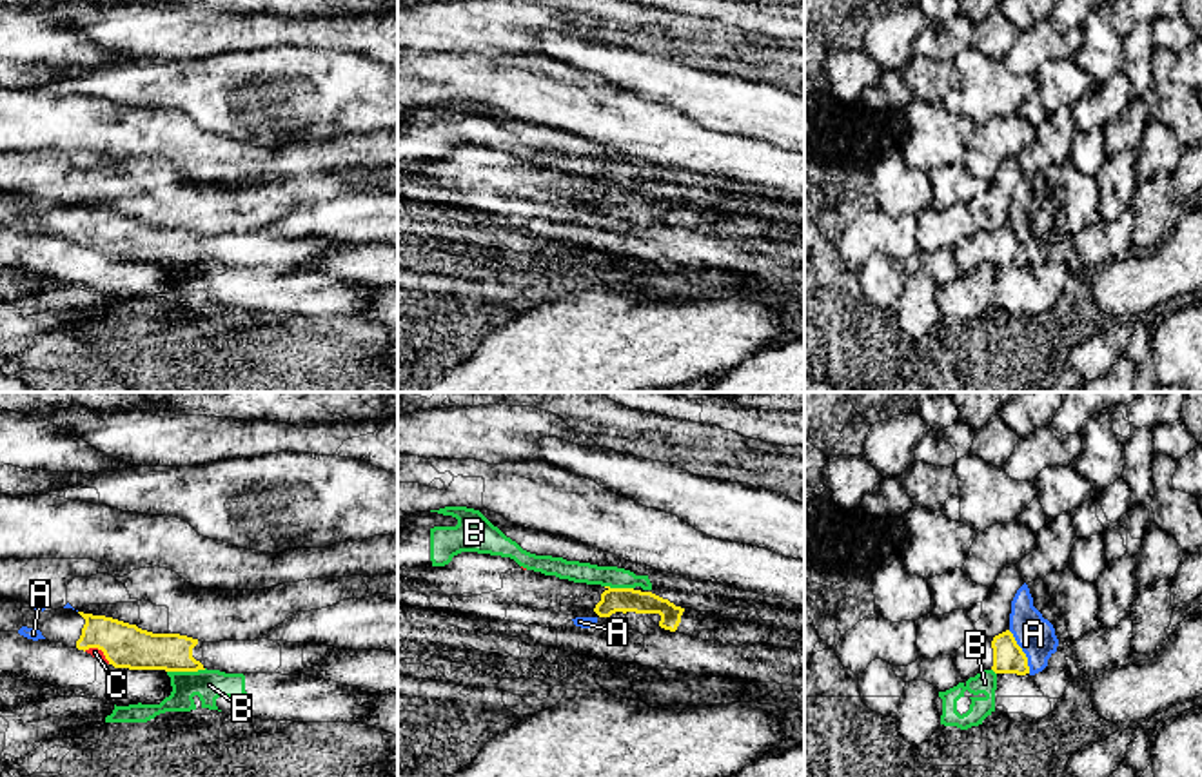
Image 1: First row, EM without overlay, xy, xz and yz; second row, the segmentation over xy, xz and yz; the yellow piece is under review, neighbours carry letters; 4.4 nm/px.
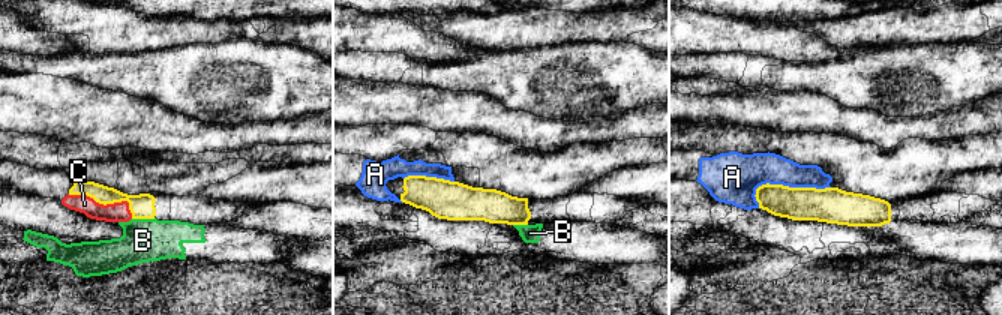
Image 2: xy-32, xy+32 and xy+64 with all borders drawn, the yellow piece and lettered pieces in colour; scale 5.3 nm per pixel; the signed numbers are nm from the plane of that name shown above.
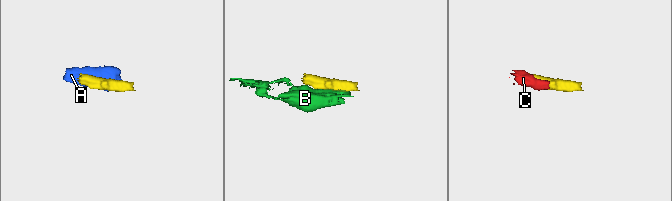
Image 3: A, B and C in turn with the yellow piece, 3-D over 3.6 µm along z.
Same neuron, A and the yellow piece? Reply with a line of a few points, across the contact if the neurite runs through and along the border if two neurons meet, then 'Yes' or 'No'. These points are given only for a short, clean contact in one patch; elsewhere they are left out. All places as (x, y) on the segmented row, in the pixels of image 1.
No

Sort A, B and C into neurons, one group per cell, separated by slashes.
A B / C

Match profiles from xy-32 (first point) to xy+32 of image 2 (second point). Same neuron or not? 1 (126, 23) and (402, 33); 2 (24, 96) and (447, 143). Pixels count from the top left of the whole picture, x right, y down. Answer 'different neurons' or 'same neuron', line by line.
1: different neurons
2: different neurons

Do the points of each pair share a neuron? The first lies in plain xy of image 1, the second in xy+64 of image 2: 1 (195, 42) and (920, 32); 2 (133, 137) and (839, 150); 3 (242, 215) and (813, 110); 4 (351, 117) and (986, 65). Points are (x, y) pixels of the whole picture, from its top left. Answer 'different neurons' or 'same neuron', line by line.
1: same neuron
2: different neurons
3: different neurons
4: same neuron

